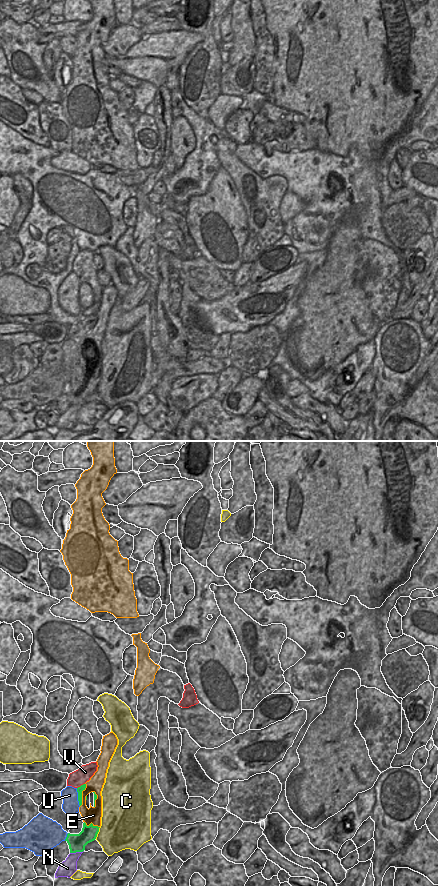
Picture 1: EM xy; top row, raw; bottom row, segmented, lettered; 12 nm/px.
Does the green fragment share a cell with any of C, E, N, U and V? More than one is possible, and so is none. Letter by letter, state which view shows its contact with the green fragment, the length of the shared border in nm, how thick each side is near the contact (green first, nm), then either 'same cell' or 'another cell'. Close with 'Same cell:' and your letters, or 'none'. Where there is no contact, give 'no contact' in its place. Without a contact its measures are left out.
C: contact in xy; length 160 nm; calibres 190 and 440 nm; another cell
E: contact in xy; length 300 nm; calibres 70 and 190 nm; same cell
N: contact in xy; length 170 nm; calibres 220 and 200 nm; another cell
U: contact in xy; length 220 nm; calibres 70 and 200 nm; another cell
V: contact in xy; length 120 nm; calibres 70 and 190 nm; another cell
Same cell: E

